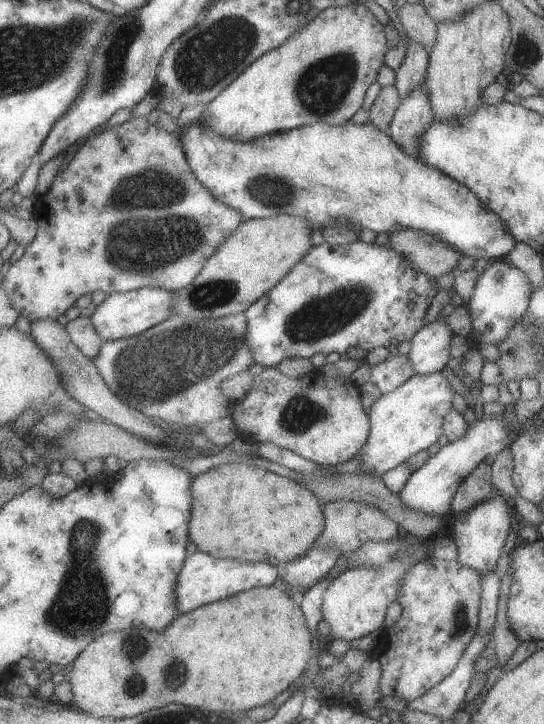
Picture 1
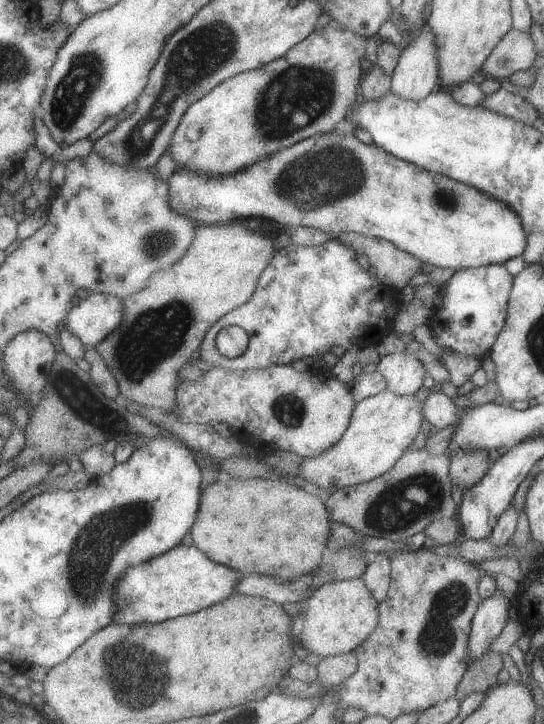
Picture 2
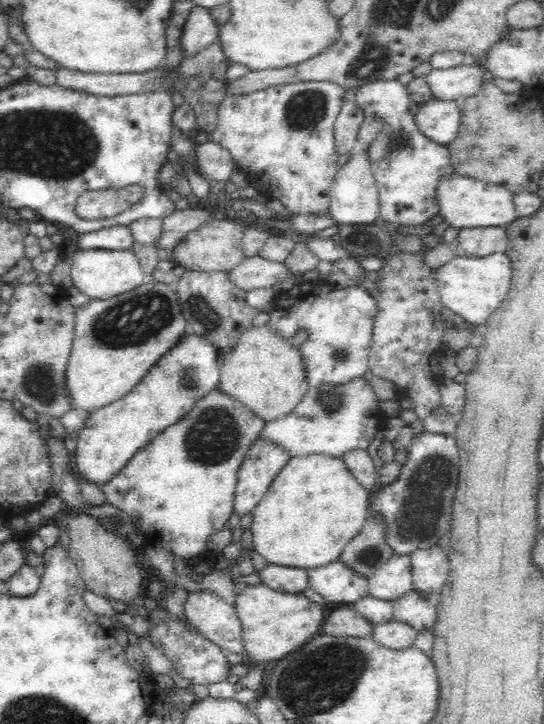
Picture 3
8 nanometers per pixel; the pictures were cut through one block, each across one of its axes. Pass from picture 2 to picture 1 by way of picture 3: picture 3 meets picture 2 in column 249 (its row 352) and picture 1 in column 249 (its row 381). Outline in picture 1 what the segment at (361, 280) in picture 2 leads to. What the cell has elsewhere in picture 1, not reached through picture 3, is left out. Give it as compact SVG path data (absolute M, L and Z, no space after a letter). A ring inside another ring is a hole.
M356 241L349 245L331 245L324 243L319 246L313 246L312 250L287 274L278 286L275 286L268 294L265 294L258 302L251 306L247 312L246 318L248 321L249 329L247 330L246 340L250 350L253 351L254 362L259 365L269 367L276 367L279 362L293 358L313 358L315 354L322 353L323 355L331 354L332 352L338 353L341 358L354 359L361 364L365 363L365 357L373 348L389 346L397 346L401 342L411 340L426 326L425 314L431 306L432 298L437 296L441 290L438 284L438 279L433 279L430 275L424 274L422 271L417 271L401 254L392 250L389 247L380 246L375 243L364 244L363 242Z

